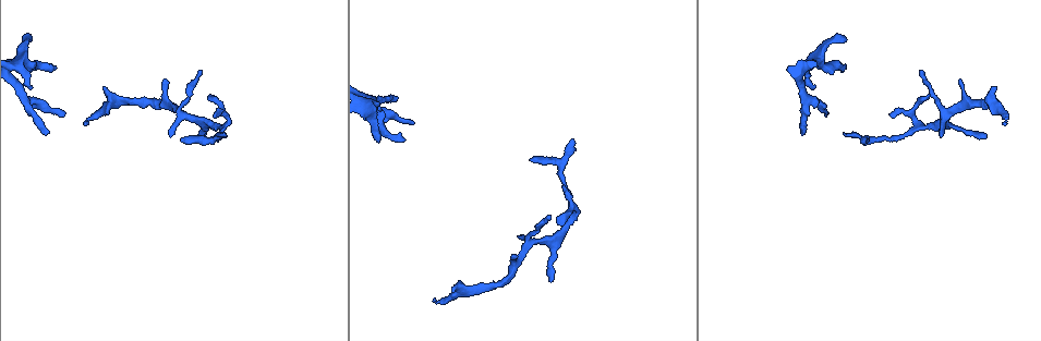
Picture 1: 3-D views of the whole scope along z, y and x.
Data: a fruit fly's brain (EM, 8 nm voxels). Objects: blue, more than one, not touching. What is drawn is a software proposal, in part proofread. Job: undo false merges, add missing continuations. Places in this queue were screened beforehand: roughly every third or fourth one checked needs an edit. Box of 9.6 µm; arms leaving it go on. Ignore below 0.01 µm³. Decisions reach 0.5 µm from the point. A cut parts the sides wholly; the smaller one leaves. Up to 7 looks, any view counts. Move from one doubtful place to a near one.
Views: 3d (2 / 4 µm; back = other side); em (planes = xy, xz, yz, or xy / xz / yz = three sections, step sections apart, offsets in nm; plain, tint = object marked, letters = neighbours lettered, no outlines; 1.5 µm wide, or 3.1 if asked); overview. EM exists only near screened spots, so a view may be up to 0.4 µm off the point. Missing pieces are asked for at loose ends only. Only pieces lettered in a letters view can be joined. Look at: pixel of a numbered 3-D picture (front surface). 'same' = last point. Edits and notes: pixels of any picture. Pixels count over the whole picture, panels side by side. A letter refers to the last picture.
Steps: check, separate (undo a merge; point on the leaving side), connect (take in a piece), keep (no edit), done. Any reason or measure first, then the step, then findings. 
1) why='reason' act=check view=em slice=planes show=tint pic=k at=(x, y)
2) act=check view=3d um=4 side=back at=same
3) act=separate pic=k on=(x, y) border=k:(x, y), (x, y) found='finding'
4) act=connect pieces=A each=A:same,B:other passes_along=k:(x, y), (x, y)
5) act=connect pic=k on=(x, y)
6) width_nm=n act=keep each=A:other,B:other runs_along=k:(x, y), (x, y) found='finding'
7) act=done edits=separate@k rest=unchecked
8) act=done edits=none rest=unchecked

why='free end' act=check view=3d um=4 pic=1 at=(403, 139)

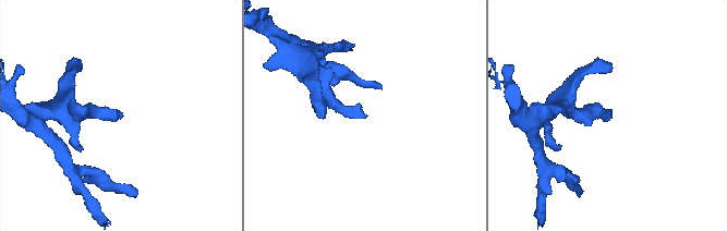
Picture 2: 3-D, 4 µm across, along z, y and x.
act=check view=em slice=planes show=plain pic=2 at=(365, 118)

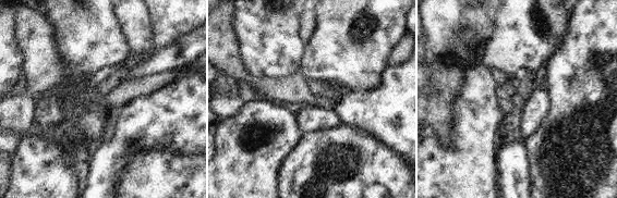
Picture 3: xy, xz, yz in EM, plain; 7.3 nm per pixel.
why='what lies round it' act=check view=em slice=planes show=letters at=same

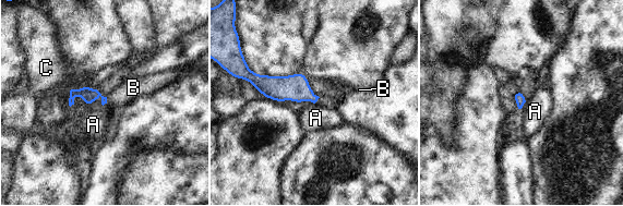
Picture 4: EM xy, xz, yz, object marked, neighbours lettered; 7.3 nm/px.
act=connect pieces=B each=A:other,B:same,C:other passes_along=4:(90, 95), (106, 99), (133, 87) found='it goes on there'

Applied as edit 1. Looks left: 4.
act=check view=overview

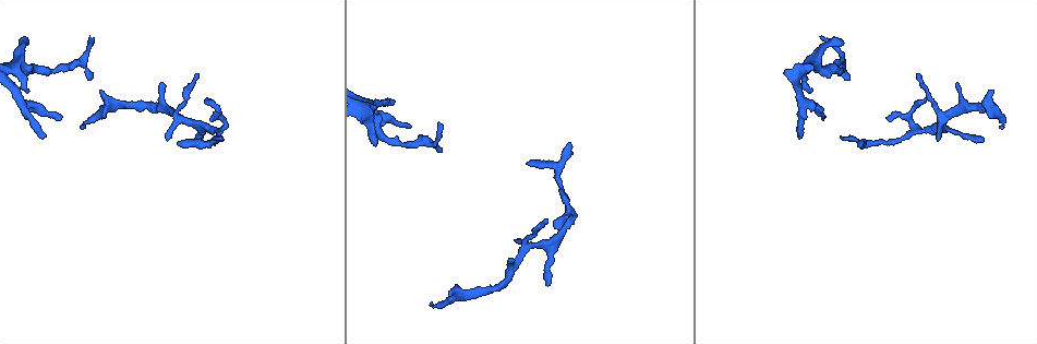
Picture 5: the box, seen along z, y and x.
act=check view=3d um=2 pic=5 at=(557, 172)

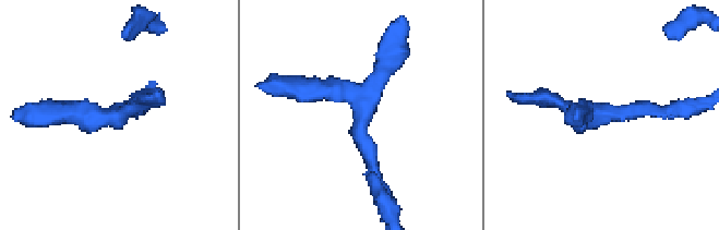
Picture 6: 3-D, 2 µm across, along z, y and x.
act=check view=em slice=planes show=letters pic=6 at=(601, 109)

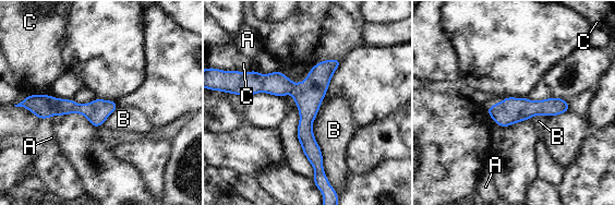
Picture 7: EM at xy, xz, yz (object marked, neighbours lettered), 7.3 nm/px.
width_nm=170 act=keep each=A:other,B:other,C:other runs_along=7:(243, 93), (290, 87), (321, 168) found='continuous, no second neuron'

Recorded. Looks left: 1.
why='tapers out' act=check view=em slice=planes show=letters pic=5 at=(980, 136)

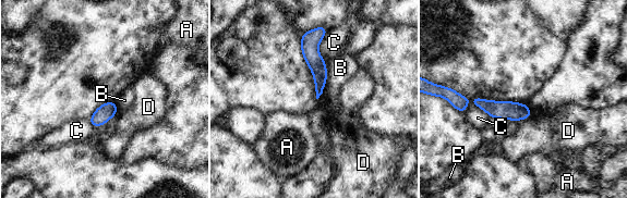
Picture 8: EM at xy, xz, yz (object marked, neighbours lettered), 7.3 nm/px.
width_nm=90 longest_contact=B:220nm act=keep each=A:other,B:other,C:other,D:other found='none of them fits'

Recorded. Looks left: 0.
act=done edits=connect@4 rest=unchecked

